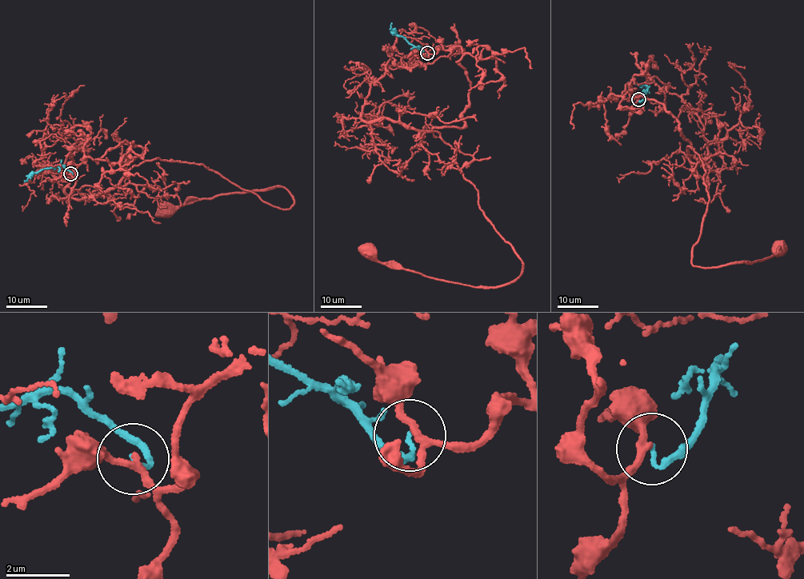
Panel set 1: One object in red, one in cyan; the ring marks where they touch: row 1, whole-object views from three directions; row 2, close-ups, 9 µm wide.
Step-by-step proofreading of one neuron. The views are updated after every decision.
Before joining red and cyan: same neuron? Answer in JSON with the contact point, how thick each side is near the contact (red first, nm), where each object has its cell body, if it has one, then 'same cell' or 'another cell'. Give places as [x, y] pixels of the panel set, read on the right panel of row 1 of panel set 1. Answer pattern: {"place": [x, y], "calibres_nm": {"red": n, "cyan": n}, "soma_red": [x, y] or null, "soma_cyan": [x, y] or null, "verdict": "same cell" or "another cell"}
{"place": [638, 99], "calibres_nm": {"red": 190, "cyan": 120}, "soma_red": [779, 249], "soma_cyan": null, "verdict": "another cell"}

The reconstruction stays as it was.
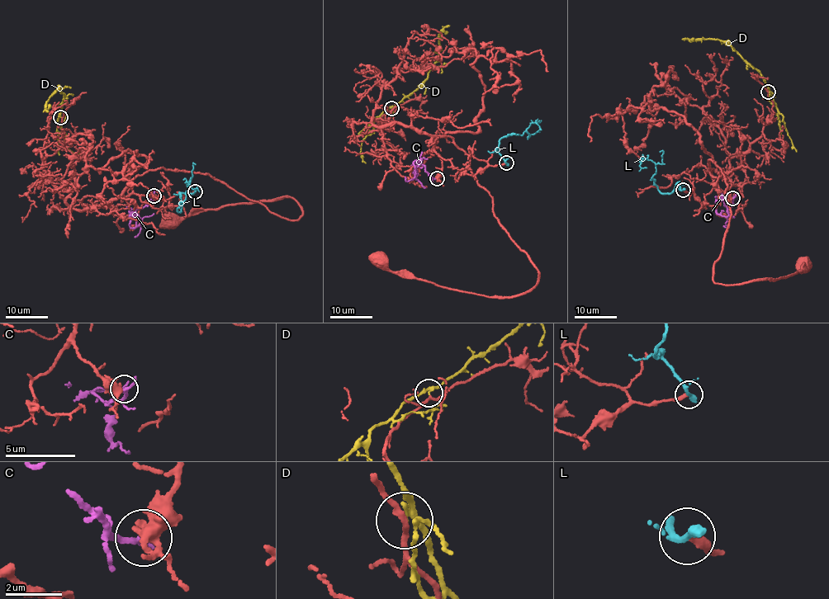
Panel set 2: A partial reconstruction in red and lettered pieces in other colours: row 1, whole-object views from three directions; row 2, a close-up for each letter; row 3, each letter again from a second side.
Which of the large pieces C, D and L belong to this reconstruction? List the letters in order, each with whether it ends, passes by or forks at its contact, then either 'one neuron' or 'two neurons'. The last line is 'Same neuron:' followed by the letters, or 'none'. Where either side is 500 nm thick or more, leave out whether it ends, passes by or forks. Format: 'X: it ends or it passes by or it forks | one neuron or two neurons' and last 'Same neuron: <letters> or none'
C: it passes by | two neurons
D: it passes by | two neurons
L: it passes by | two neurons
Same neuron: none

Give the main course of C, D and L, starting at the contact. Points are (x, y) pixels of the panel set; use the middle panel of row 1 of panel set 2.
C: (438, 178), (433, 178), (416, 160), (414, 162), (413, 177), (408, 181), (405, 176)
D: (391, 107), (427, 78), (438, 59), (440, 31), (450, 25)
L: (505, 162), (497, 152), (500, 139), (509, 134), (523, 134), (532, 122), (537, 124), (540, 129), (537, 131)

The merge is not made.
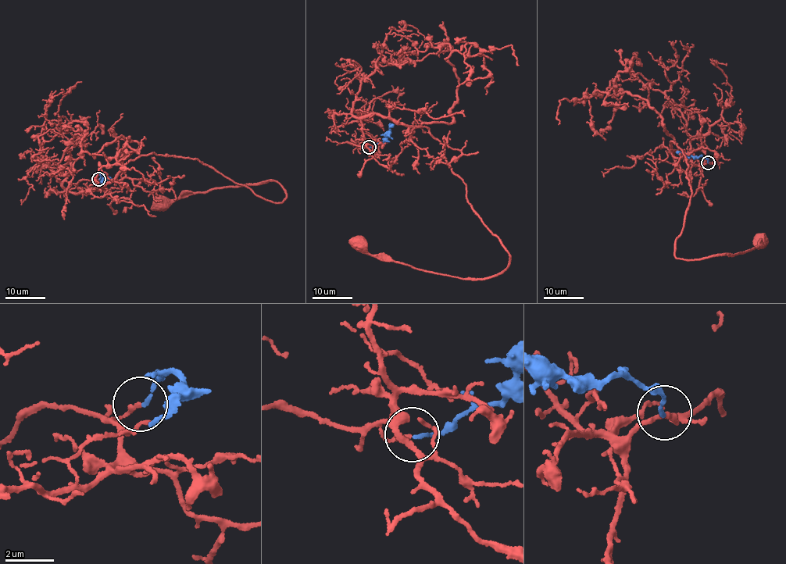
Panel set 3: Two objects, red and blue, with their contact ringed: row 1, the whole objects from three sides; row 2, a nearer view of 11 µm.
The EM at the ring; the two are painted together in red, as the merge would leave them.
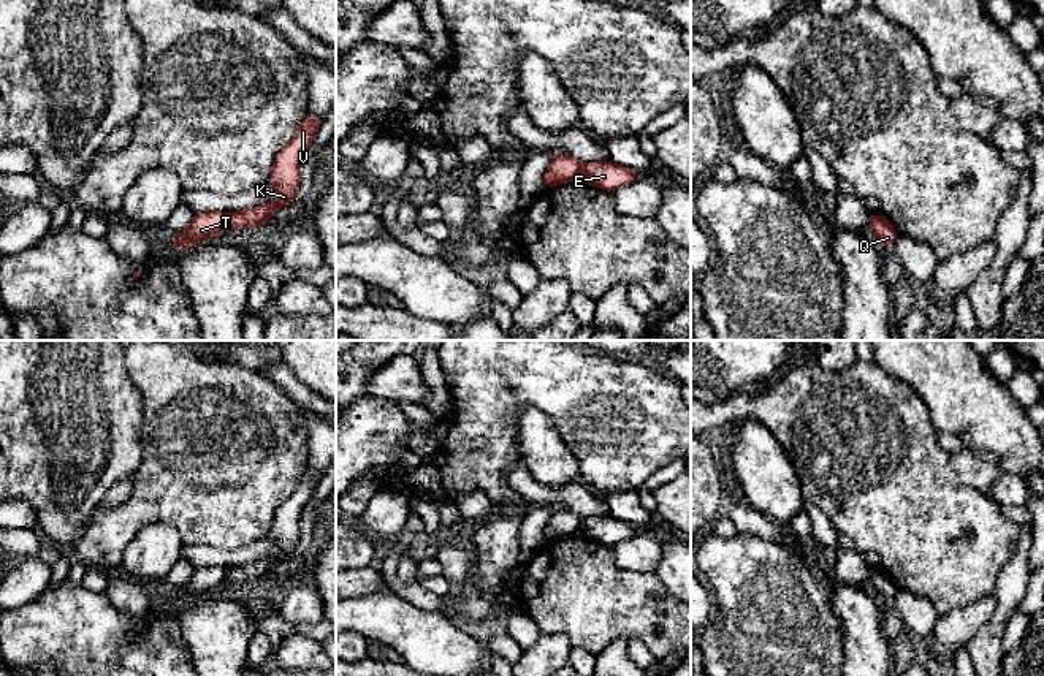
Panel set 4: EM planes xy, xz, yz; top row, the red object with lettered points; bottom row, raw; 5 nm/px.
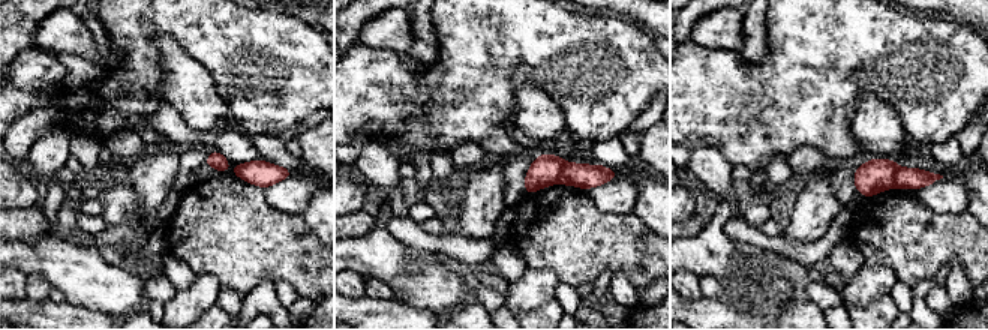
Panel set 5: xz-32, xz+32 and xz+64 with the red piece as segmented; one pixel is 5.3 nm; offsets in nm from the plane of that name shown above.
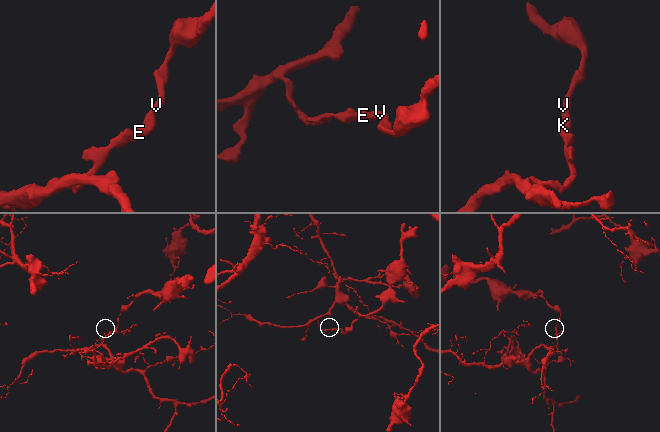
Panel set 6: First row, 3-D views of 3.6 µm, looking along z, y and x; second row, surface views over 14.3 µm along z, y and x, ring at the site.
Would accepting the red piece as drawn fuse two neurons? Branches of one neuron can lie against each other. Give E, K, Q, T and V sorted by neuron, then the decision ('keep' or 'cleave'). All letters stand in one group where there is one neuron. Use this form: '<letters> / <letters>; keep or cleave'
E K Q V / T; cleave

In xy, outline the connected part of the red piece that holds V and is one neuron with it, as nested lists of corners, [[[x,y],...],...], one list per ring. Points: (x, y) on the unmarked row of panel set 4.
[[[307,469],[295,492],[276,511],[269,535],[277,541],[277,556],[228,568],[223,584],[263,581],[276,565],[295,556],[301,537],[301,513],[311,500],[322,477],[323,473]]]

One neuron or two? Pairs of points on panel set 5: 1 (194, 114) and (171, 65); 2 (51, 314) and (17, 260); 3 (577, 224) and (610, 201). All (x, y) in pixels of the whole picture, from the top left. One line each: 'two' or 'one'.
1: one
2: two
3: two

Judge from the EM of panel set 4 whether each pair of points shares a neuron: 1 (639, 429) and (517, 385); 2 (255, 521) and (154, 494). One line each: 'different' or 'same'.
1: same
2: same

